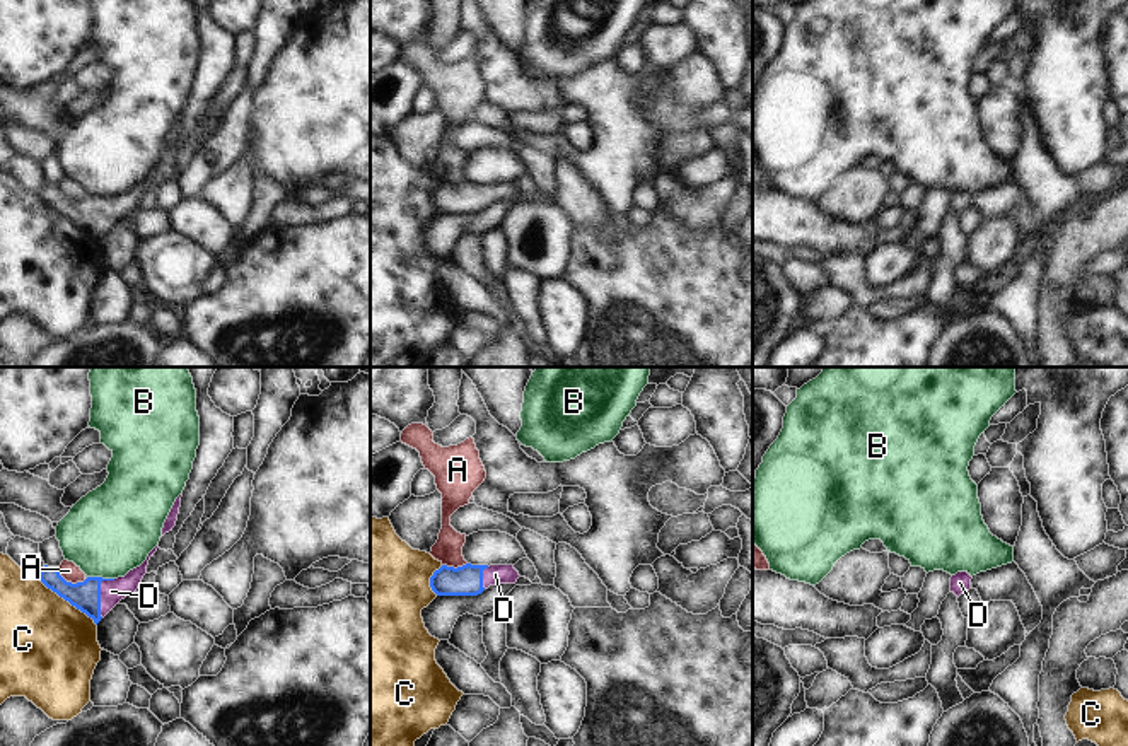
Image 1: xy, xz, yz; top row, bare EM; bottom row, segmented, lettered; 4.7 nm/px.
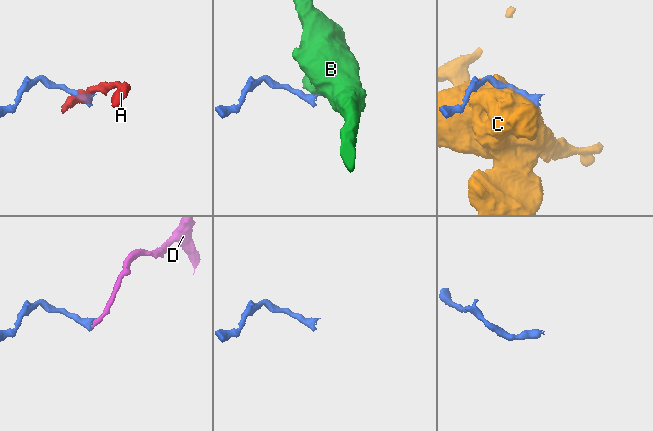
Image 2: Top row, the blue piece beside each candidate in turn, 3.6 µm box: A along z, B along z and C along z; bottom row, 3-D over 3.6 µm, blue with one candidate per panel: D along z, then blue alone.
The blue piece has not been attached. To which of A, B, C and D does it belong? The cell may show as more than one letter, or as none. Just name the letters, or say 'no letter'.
D

